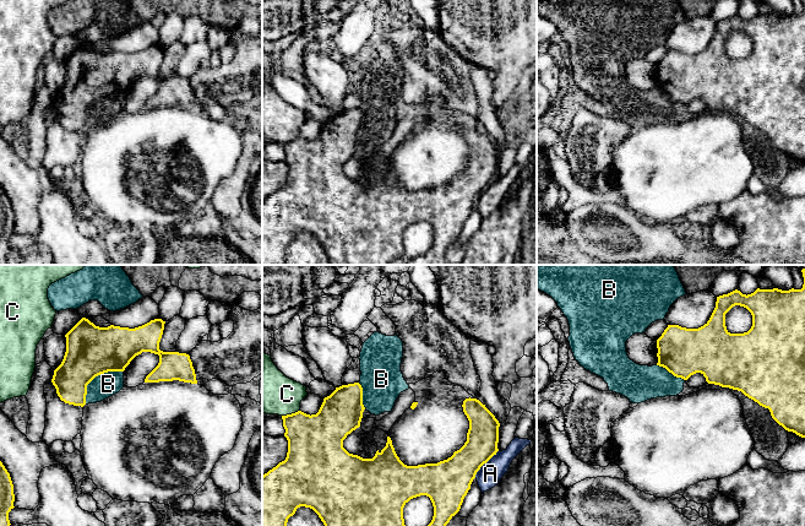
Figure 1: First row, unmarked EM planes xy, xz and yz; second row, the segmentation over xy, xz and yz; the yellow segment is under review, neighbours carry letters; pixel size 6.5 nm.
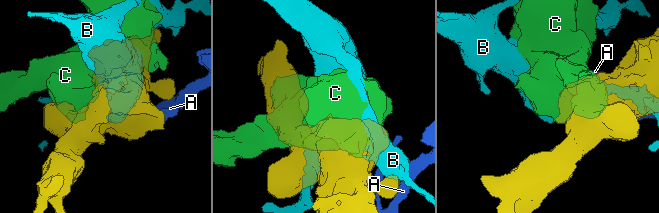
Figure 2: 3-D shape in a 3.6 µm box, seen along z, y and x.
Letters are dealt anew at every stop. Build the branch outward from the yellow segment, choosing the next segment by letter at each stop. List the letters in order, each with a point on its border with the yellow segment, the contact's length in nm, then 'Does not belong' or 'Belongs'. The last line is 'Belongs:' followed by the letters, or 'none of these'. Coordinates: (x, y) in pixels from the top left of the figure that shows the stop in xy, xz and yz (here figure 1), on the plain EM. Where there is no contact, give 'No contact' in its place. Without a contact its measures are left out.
A: Touches yellow at xz (484, 188). Shared border 240 nm. Does not belong
B: Touches yellow at xy (96, 101). Shared border 340 nm. Does not belong
C: Touches yellow at xz (292, 139). Shared border 130 nm. Does not belong
Belongs: none of these

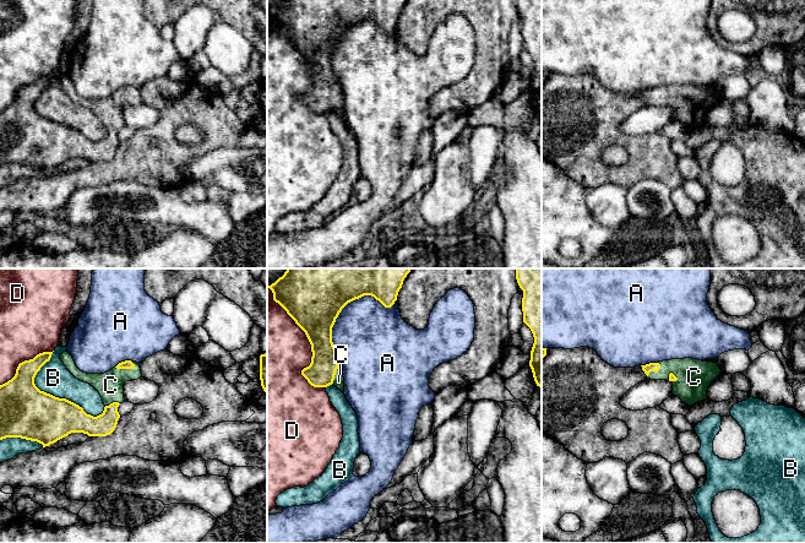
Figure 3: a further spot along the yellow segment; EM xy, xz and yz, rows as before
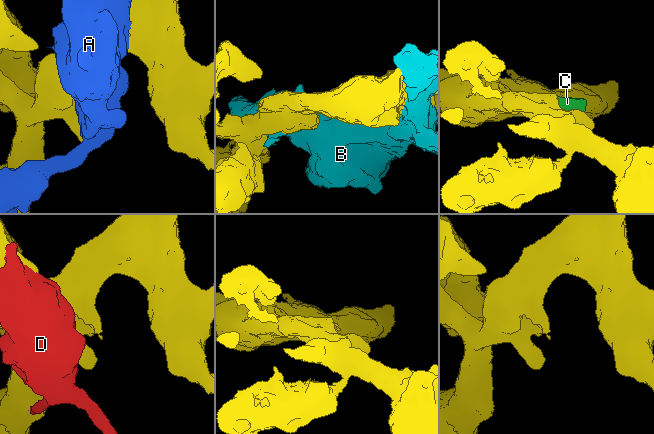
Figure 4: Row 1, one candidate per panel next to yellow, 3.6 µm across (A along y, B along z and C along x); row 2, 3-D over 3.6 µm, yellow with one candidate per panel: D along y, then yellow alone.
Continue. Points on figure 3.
A: Touches yellow at xz (346, 30). Shared border 550 nm. Does not belong
B: Touches yellow at xy (52, 120). Shared border 550 nm. Does not belong
C: Touches yellow at xy (125, 93). Shared border 140 nm. Belongs
D: Touches yellow at xz (310, 69). Shared border 750 nm. Does not belong
Belongs: C

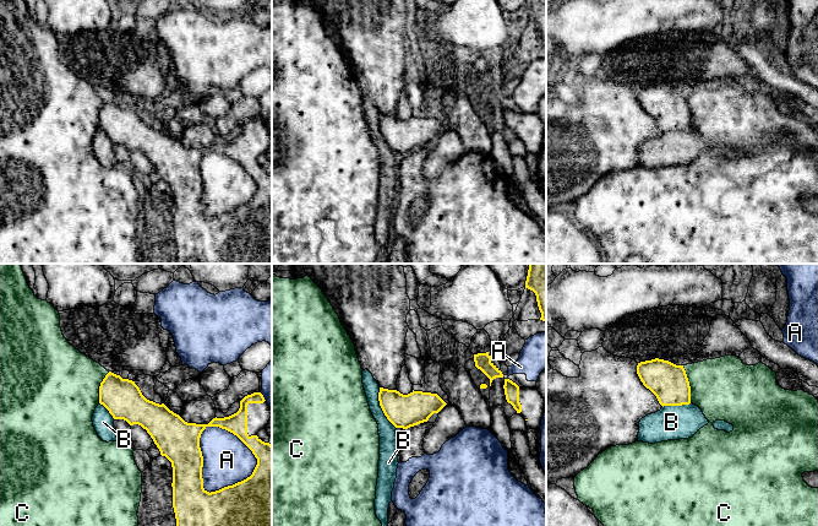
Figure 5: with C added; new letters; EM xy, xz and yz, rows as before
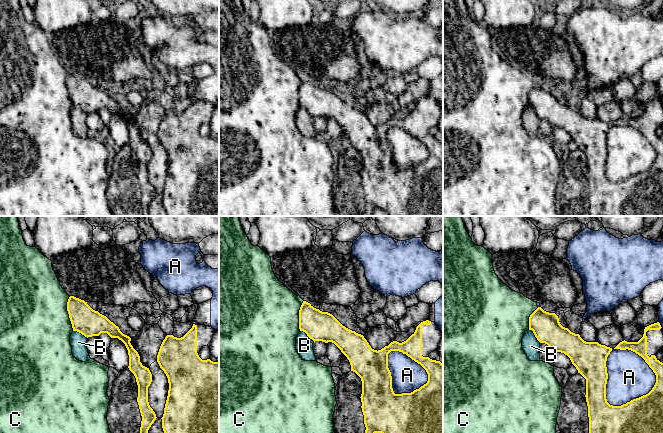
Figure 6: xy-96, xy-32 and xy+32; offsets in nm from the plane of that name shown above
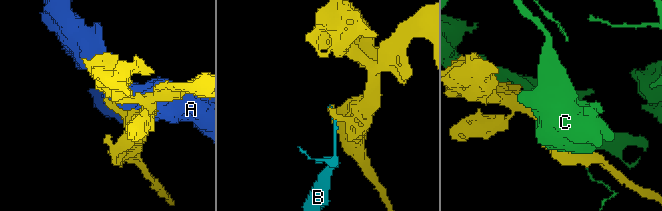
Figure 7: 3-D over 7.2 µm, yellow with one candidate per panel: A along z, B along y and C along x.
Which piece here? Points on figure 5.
A: Touches yellow at xy (202, 185). Shared border 460 nm. Does not belong
B: Touches yellow at xz (381, 133). Shared border 300 nm. Does not belong
C: Touches yellow at yz (688, 109). Shared border 260 nm. Does not belong
Belongs: none of these

